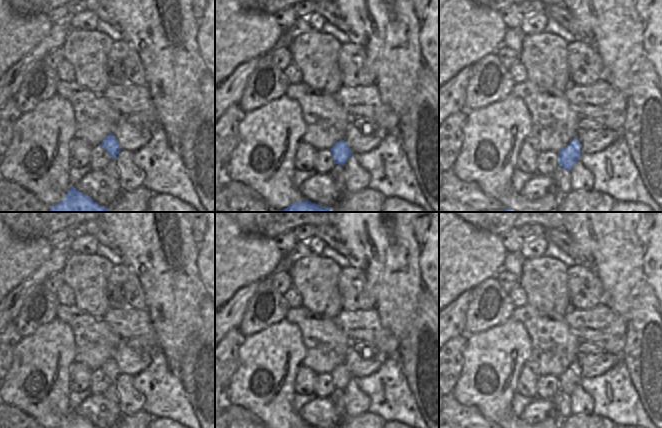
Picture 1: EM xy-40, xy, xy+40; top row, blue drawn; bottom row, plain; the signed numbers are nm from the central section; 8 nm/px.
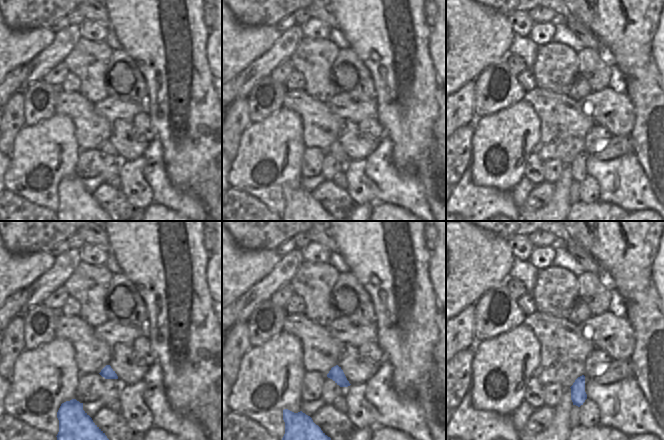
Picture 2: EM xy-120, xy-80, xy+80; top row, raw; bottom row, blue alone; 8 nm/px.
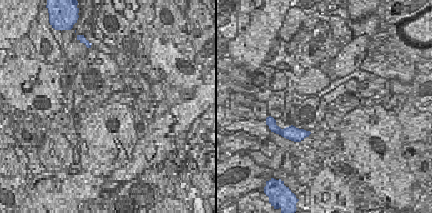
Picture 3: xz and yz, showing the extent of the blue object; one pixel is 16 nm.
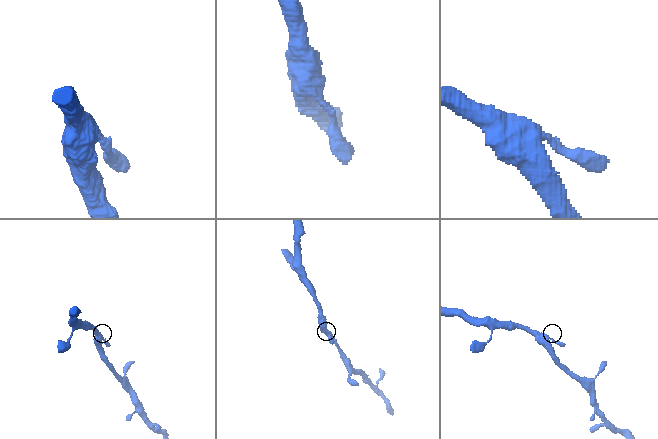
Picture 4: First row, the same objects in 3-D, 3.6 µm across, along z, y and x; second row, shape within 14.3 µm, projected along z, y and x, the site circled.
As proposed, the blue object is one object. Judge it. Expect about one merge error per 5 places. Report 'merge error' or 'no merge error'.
merge error

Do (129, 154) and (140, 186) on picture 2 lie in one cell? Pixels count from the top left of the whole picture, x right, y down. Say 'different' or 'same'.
different

